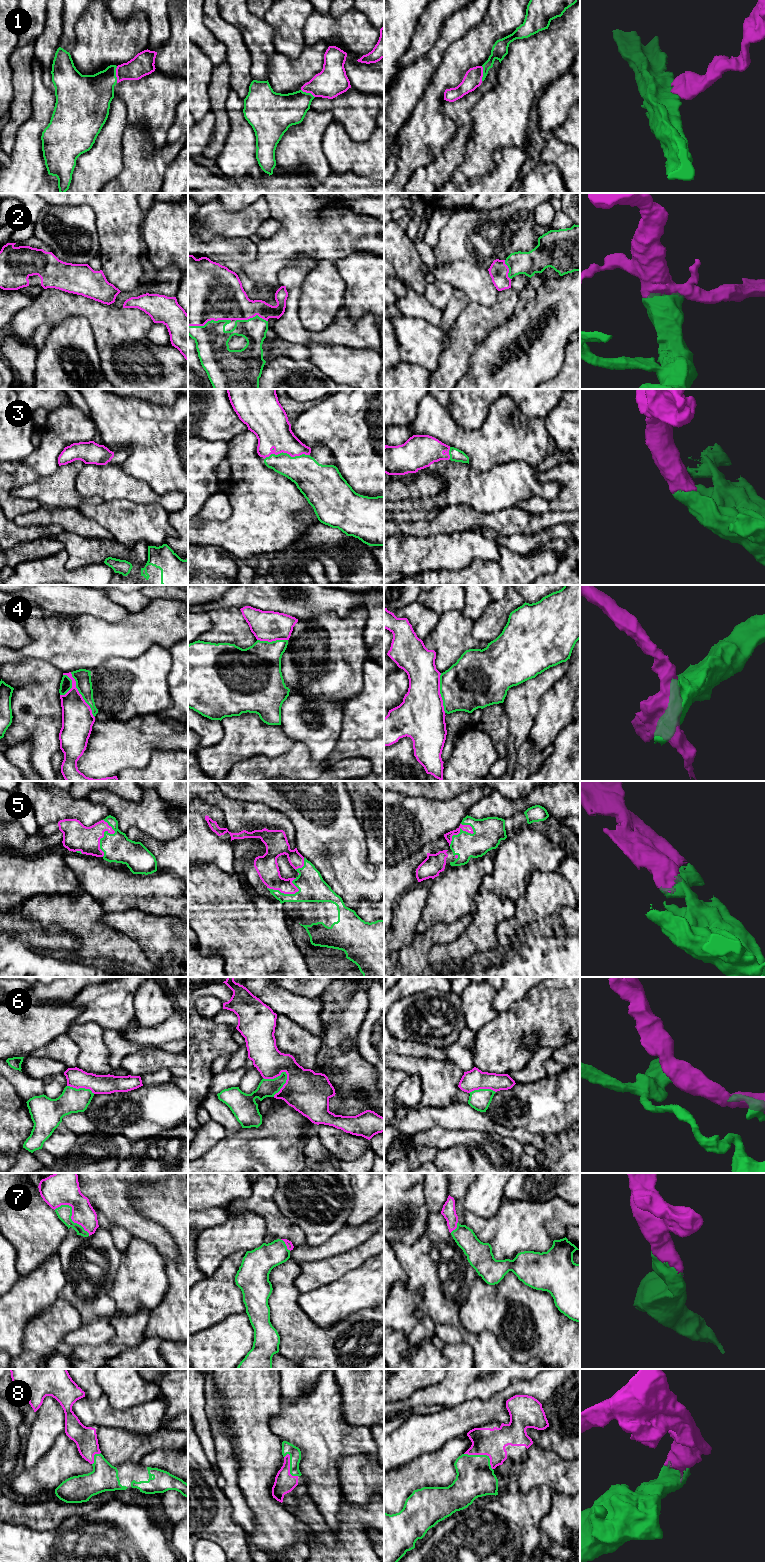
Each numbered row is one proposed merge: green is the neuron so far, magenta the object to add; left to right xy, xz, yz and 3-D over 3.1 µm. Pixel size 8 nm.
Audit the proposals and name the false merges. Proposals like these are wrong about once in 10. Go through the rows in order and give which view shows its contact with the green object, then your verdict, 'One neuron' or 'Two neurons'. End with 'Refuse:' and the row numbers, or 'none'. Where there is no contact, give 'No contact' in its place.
1: Touches green in xy. One neuron
2: Touches green in xz. One neuron
3: Touches green in xz. One neuron
4: Touches green in xy. Two neurons
5: Touches green in xy. One neuron
6: Touches green in xz. Two neurons
7: Touches green in xy. One neuron
8: Touches green in yz. One neuron
Refuse: 4, 6

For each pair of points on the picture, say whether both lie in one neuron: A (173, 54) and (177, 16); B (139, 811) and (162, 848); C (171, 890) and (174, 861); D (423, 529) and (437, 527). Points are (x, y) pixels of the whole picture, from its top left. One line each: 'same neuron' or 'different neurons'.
A: same neuron
B: different neurons
C: different neurons
D: same neuron

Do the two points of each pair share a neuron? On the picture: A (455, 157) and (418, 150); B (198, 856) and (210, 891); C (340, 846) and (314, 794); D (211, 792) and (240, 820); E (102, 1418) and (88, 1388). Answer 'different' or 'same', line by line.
A: different
B: different
C: same
D: same
E: different

